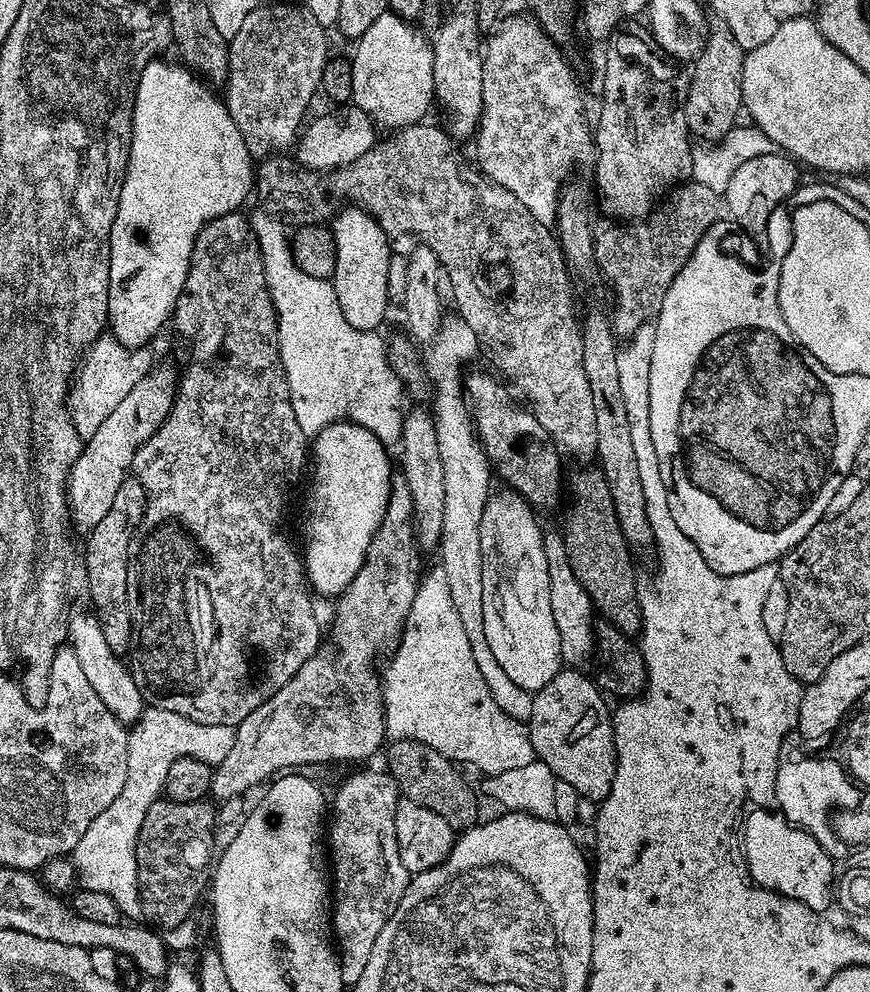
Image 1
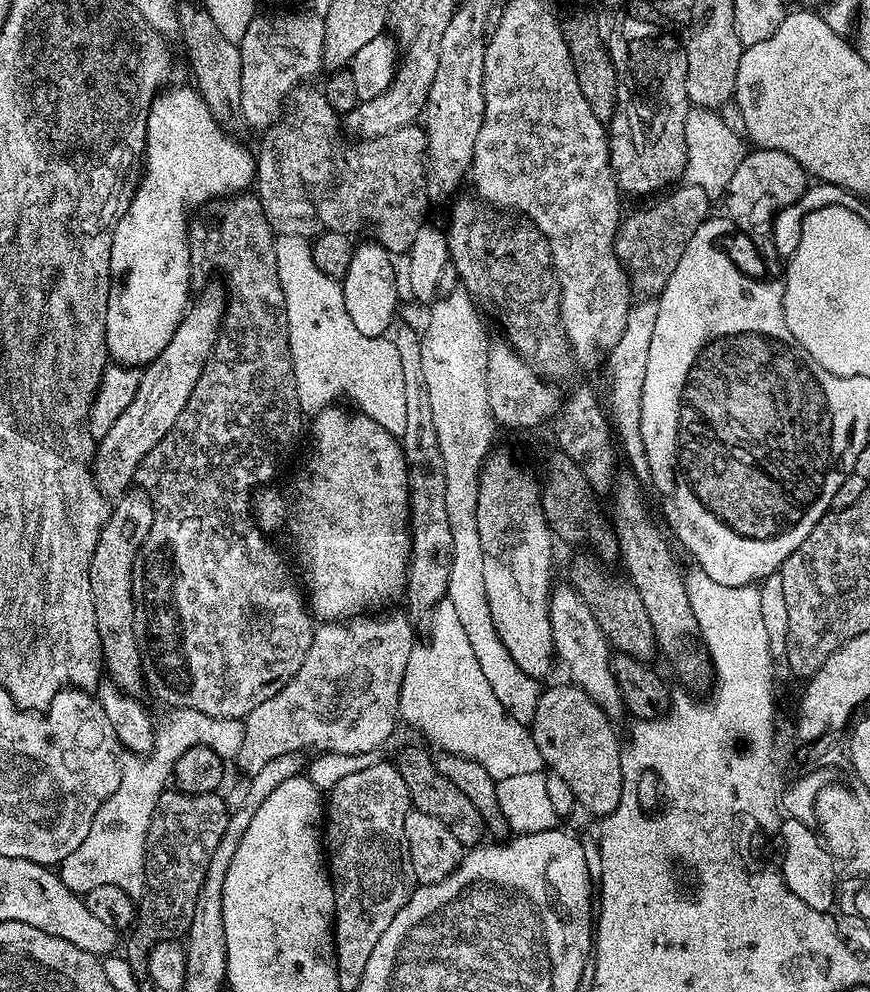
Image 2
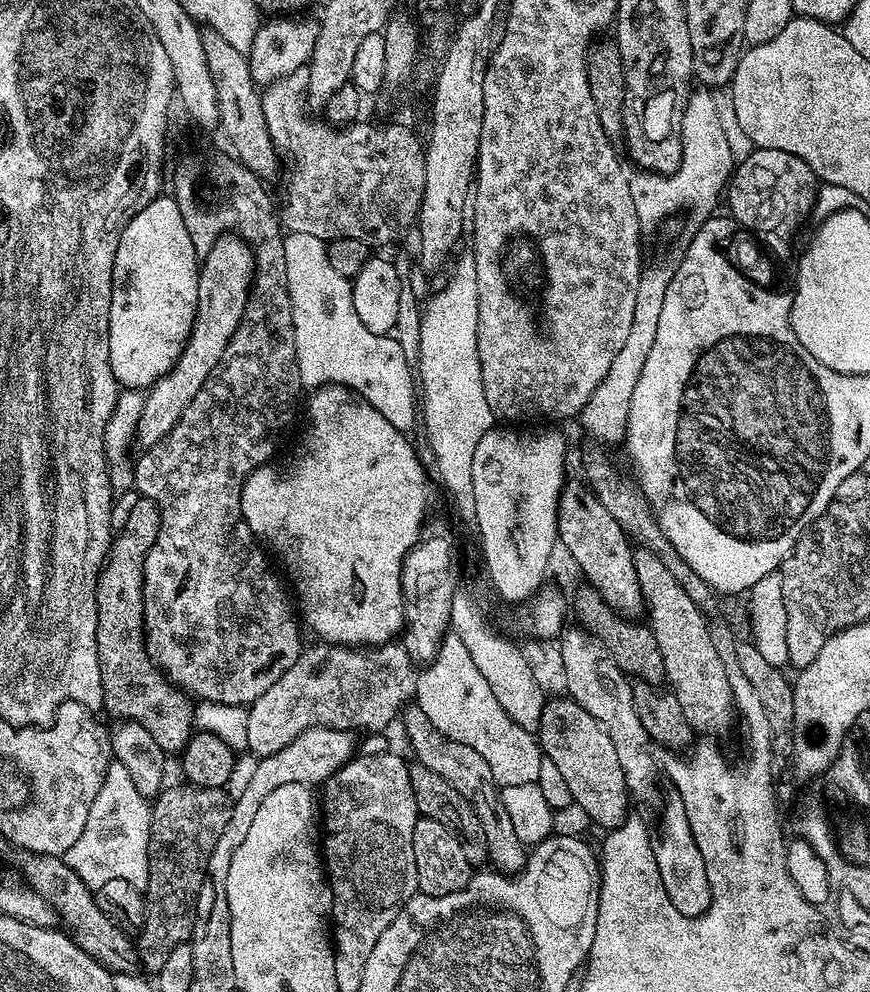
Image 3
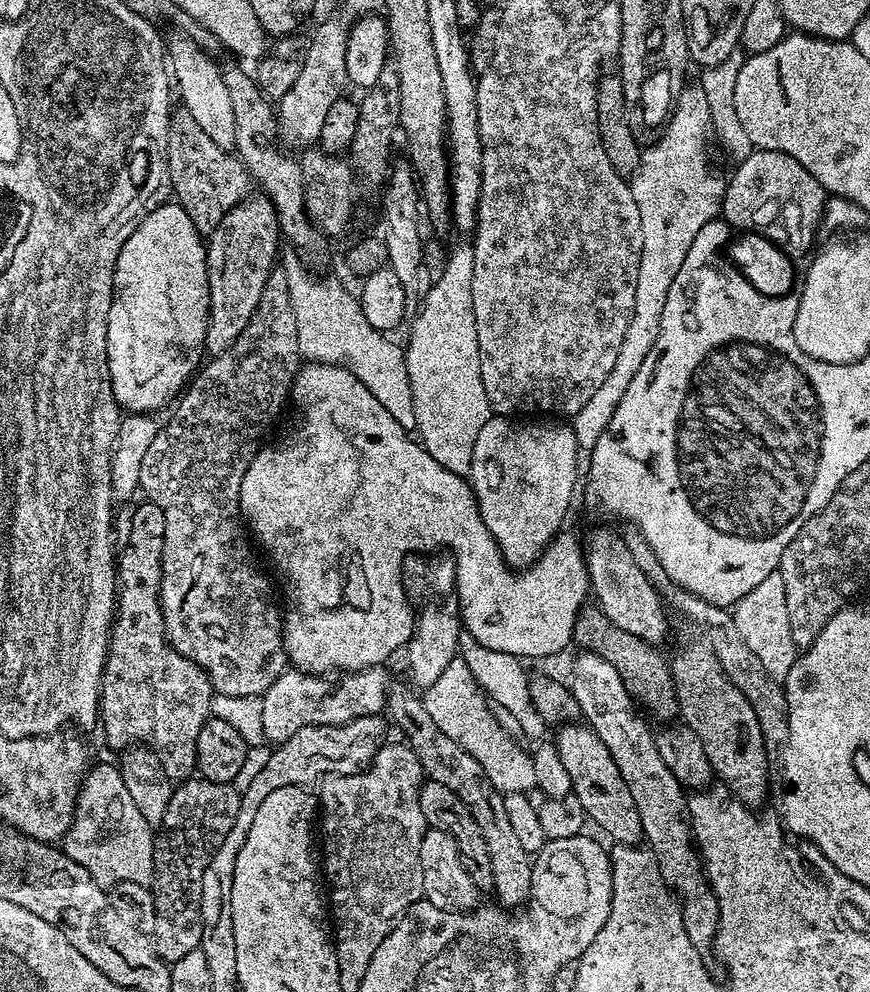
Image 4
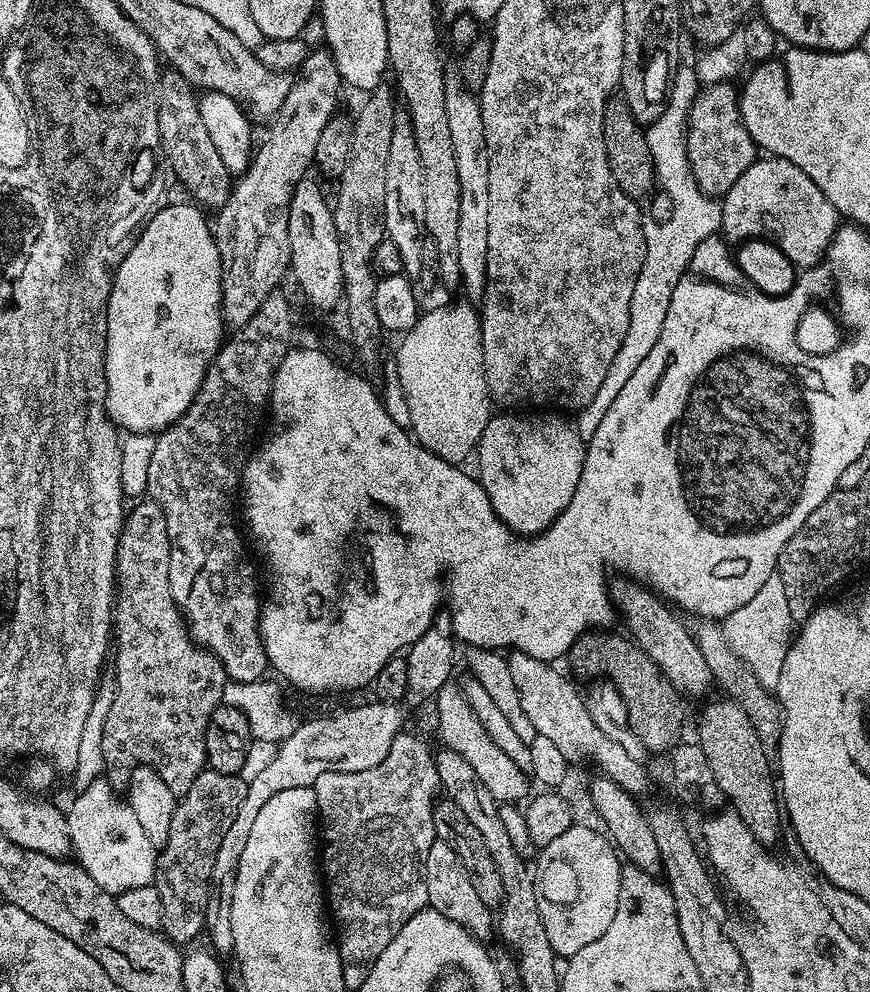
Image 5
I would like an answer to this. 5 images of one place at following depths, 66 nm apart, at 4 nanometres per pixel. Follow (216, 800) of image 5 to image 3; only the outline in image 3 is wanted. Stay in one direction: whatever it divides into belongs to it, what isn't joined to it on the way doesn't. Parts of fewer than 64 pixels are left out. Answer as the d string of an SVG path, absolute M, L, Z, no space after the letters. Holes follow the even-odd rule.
M181 784L161 791L152 806L151 836L148 843L148 882L145 920L137 937L137 955L149 975L162 970L163 963L178 945L192 939L197 916L197 898L207 879L210 854L230 822L234 801L221 788L199 788Z

